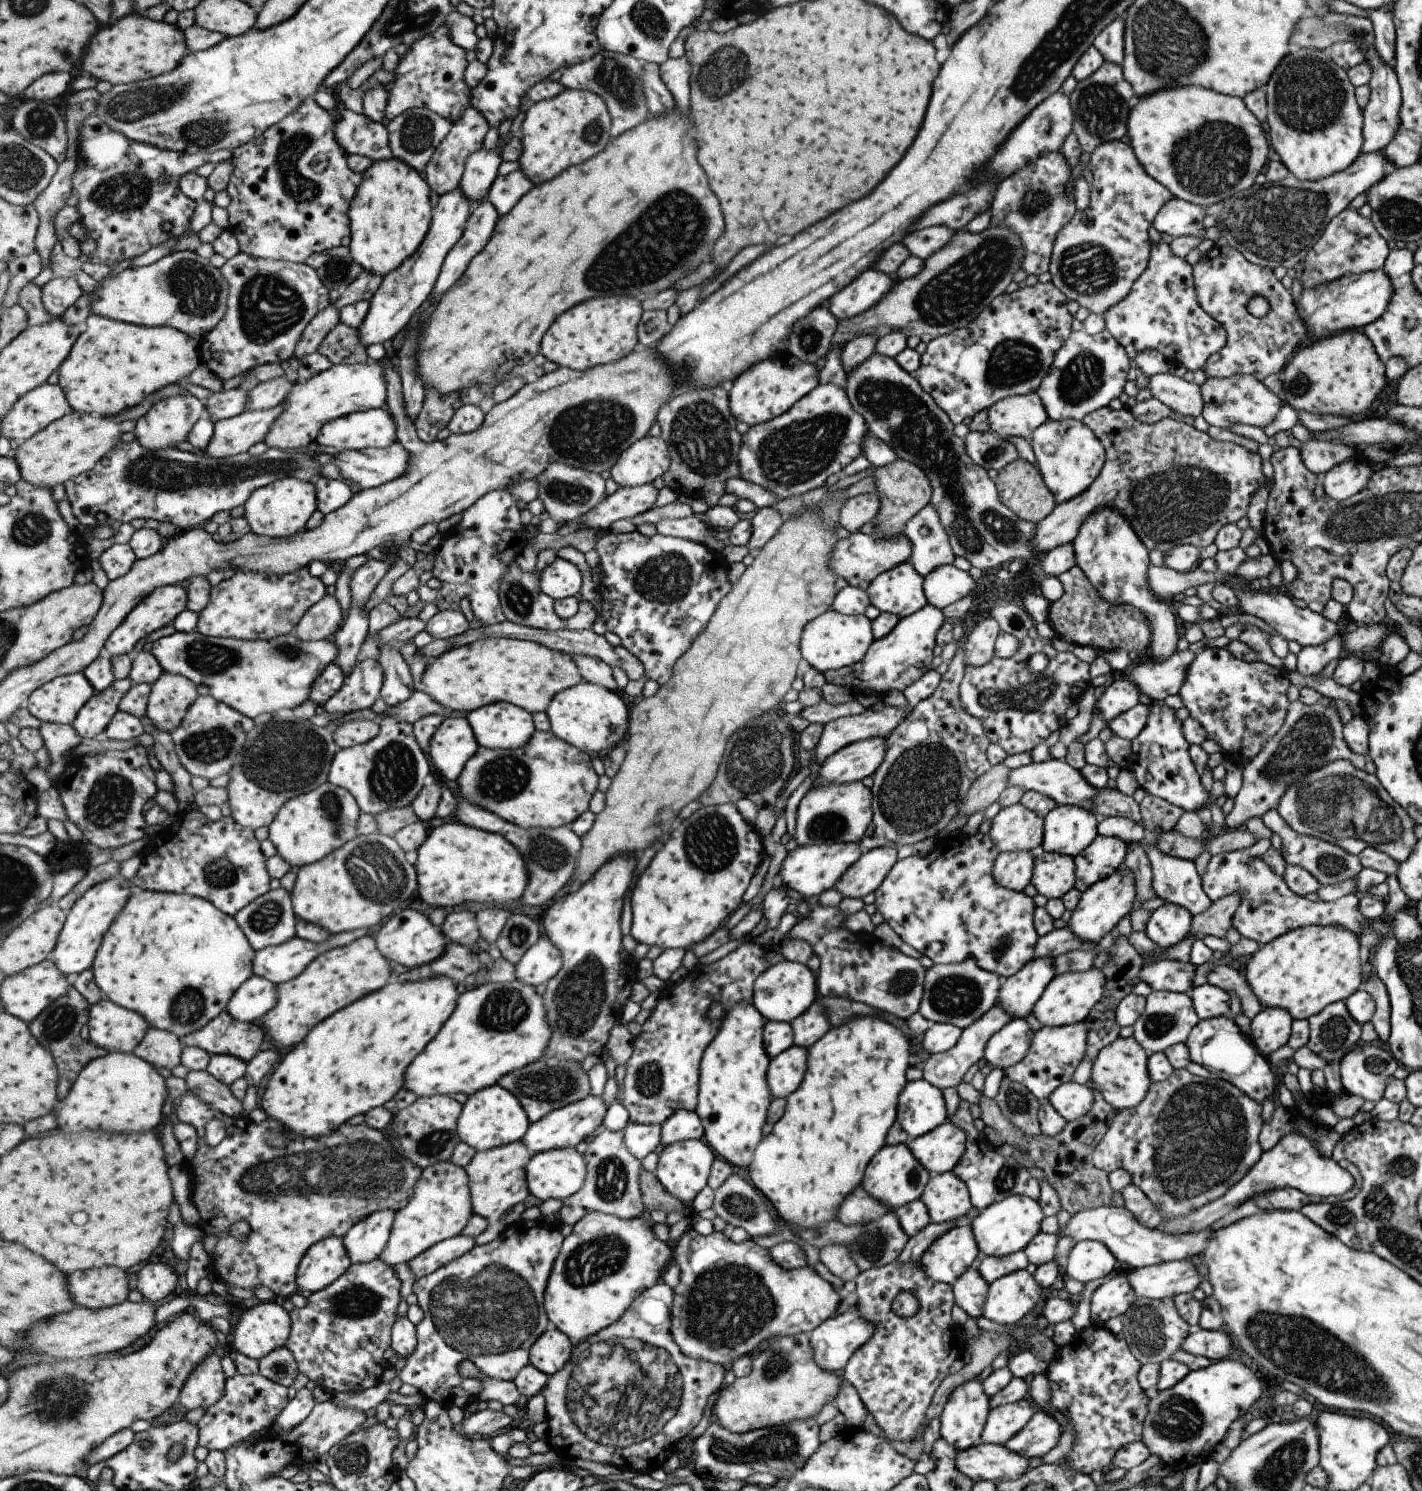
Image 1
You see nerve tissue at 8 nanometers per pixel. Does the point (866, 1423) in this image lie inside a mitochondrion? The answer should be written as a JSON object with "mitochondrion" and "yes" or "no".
{"mitochondrion":"no"}

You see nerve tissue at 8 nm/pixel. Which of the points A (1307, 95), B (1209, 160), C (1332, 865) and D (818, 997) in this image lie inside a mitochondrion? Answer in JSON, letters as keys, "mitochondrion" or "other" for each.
{"A":"mitochondrion","B":"mitochondrion","C":"mitochondrion","D":"other"}

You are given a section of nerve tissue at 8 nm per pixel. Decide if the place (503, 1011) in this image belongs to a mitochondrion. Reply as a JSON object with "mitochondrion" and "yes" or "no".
{"mitochondrion":"yes"}

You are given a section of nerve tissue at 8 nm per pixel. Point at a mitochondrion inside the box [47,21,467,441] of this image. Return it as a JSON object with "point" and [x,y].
{"point":[269,308]}

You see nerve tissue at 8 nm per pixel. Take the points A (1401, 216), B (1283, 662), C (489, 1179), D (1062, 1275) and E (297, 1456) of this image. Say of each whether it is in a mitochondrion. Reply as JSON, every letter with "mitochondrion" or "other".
{"A":"mitochondrion","B":"other","C":"other","D":"other","E":"other"}

